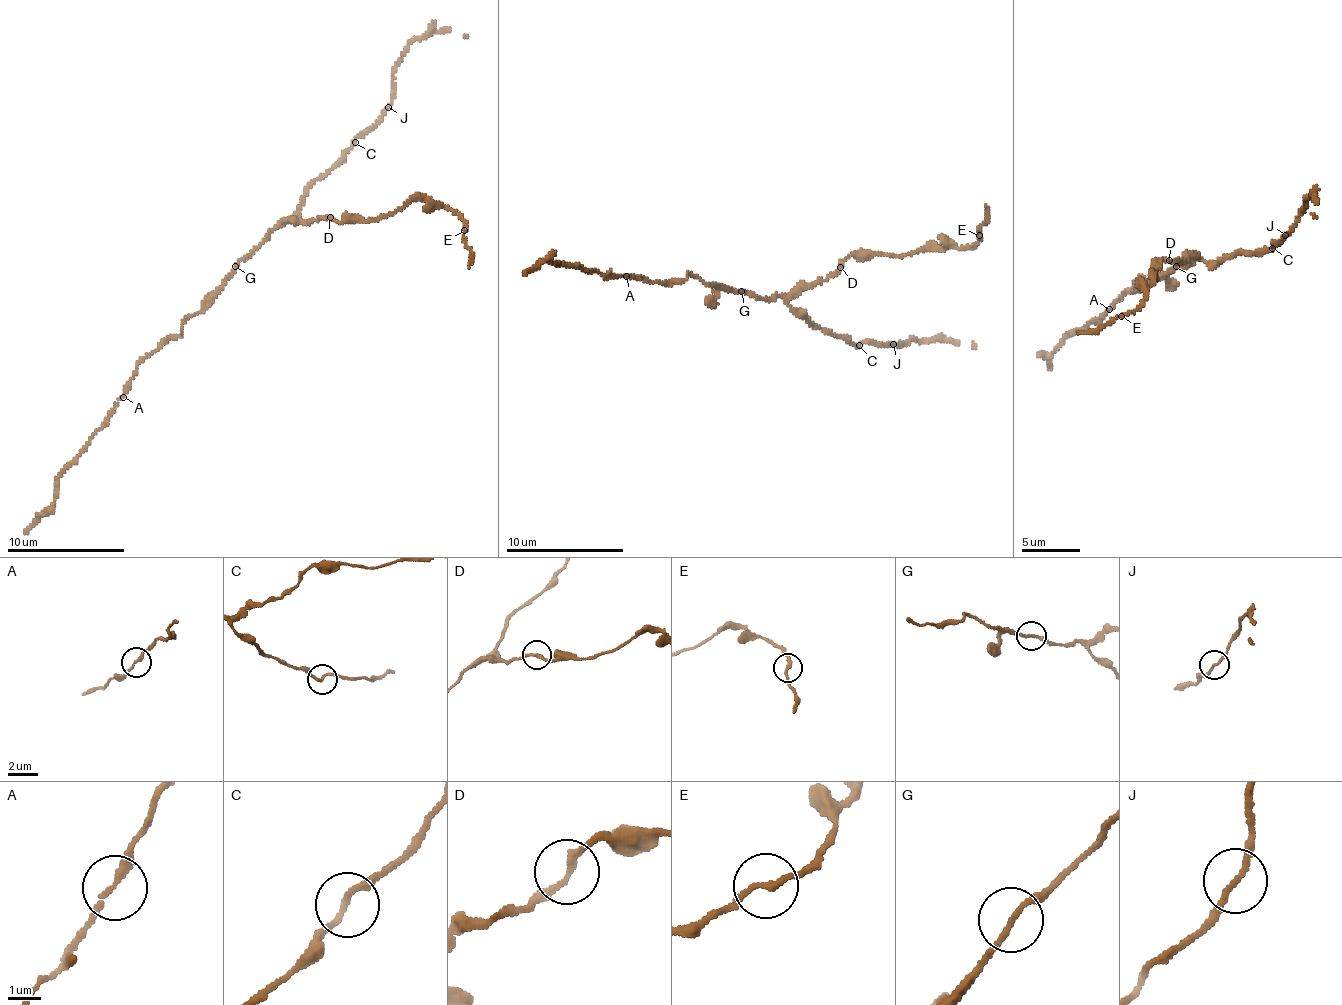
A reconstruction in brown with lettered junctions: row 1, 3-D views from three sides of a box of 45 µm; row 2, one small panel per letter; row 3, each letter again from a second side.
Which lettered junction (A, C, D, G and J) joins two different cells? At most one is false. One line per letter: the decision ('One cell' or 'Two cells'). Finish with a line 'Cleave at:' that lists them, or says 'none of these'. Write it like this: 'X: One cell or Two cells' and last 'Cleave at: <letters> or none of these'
A: One cell
C: One cell
D: One cell
G: One cell
J: One cell
Cleave at: none of these

